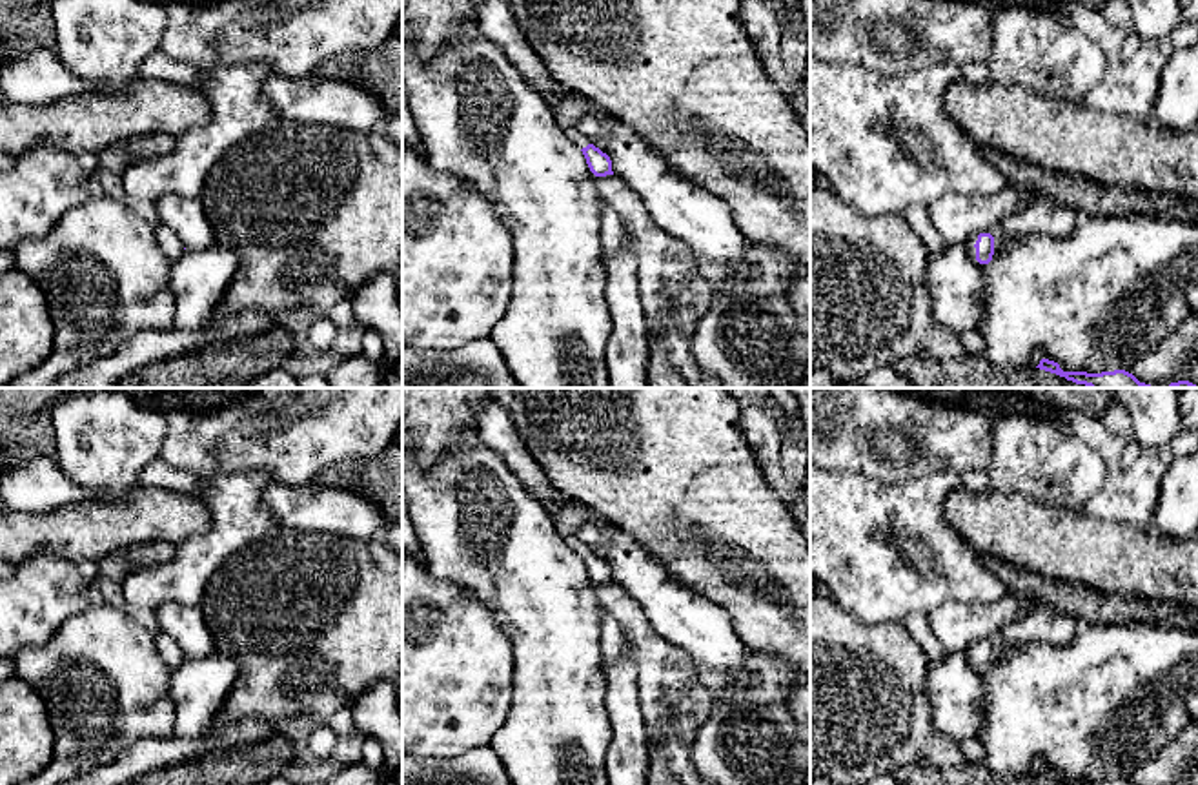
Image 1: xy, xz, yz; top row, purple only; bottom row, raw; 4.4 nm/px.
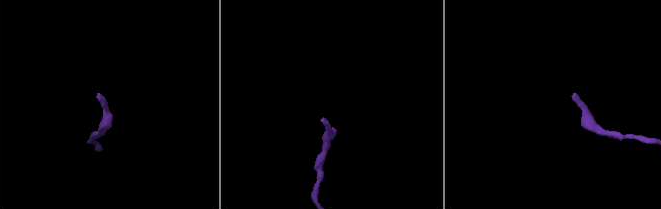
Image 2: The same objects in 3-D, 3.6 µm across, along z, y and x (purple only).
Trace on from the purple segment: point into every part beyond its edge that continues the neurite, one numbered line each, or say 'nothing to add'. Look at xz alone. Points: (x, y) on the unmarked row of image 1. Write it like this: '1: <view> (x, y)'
1: xz (572, 540)

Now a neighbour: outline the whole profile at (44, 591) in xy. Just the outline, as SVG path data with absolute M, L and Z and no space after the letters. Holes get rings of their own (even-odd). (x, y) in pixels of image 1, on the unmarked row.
M49 552L25 559L11 577L0 581L0 658L47 643L67 617L89 605L89 581L78 574L76 563Z

